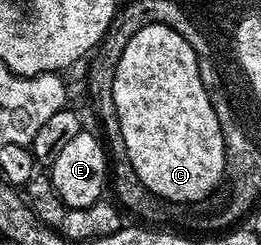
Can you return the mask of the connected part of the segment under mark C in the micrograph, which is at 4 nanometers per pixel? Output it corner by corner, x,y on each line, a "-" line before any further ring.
153,24
132,34
114,71
112,98
116,98
120,134
128,150
132,170
136,170
140,182
153,196
171,205
194,206
221,184
226,174
226,139
222,137
222,127
201,80
197,55
176,30
163,24

